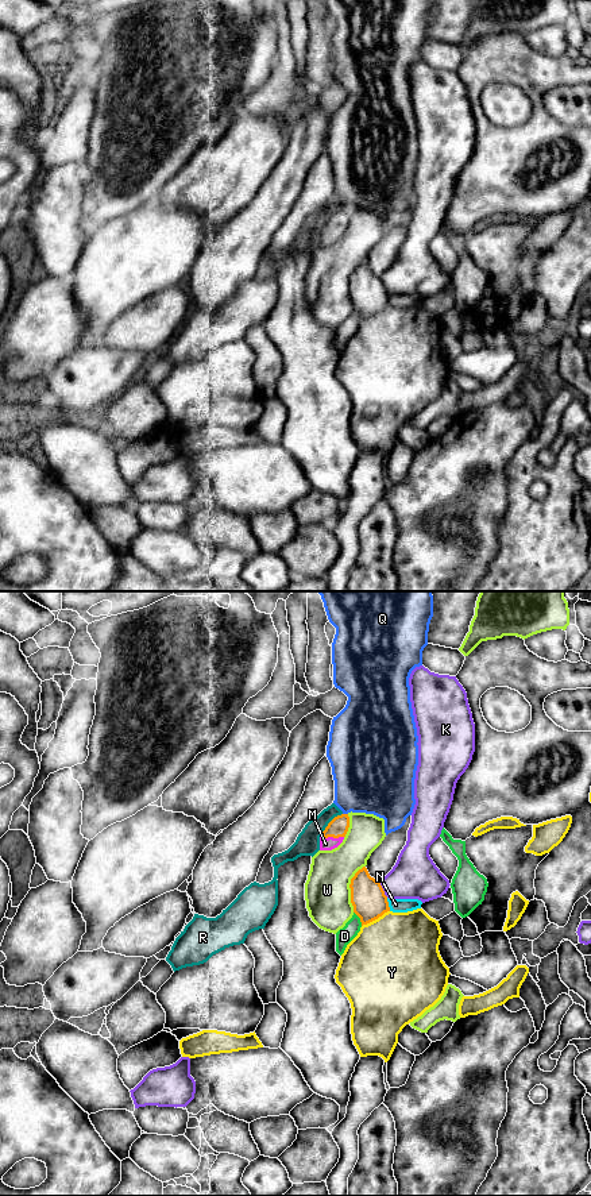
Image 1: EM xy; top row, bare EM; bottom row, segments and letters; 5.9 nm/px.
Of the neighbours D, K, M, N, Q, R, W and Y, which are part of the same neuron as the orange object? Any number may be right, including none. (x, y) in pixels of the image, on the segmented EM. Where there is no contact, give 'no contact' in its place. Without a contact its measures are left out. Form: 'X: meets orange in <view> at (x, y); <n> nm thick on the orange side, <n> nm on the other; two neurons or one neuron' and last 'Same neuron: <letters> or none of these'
D: meets orange in xy at (359, 917); 200 nm thick on the orange side, 100 nm on the other; two neurons
K: meets orange in xy at (382, 890); 200 nm thick on the orange side, 280 nm on the other; two neurons
M: meets orange in xy at (332, 836); 110 nm thick on the orange side, 80 nm on the other; one neuron
N: meets orange in xy at (387, 905); 200 nm thick on the orange side, 80 nm on the other; two neurons
Q: meets orange in xy at (346, 814); 110 nm thick on the orange side, 400 nm on the other; two neurons
R: meets orange in xy at (328, 824); 110 nm thick on the orange side, 140 nm on the other; two neurons
W: meets orange in xy at (350, 887); 200 nm thick on the orange side, 280 nm on the other; two neurons
Y: meets orange in xy at (375, 918); 200 nm thick on the orange side, 480 nm on the other; two neurons
Same neuron: M

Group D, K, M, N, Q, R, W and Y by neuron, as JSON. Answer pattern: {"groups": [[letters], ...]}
{"groups": [["D"], ["K"], ["M"], ["N"], ["Q"], ["R"], ["W"], ["Y"]]}

